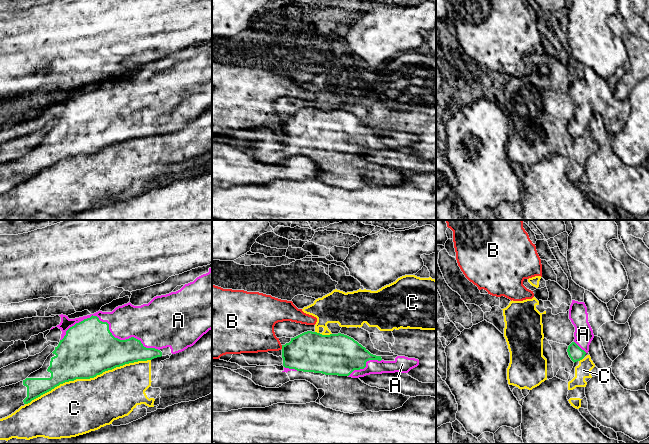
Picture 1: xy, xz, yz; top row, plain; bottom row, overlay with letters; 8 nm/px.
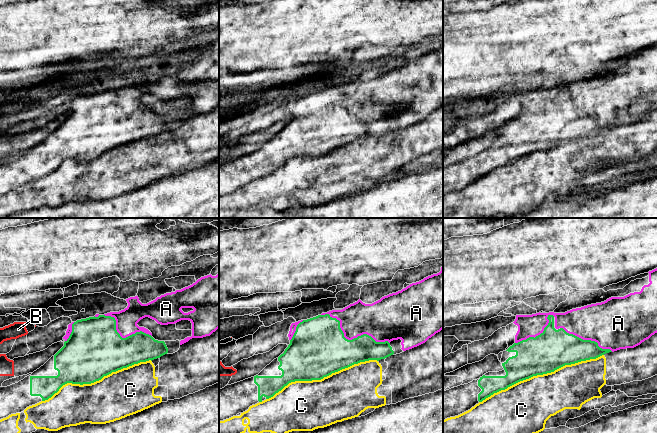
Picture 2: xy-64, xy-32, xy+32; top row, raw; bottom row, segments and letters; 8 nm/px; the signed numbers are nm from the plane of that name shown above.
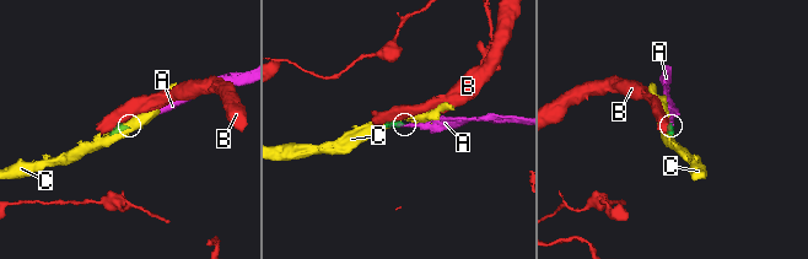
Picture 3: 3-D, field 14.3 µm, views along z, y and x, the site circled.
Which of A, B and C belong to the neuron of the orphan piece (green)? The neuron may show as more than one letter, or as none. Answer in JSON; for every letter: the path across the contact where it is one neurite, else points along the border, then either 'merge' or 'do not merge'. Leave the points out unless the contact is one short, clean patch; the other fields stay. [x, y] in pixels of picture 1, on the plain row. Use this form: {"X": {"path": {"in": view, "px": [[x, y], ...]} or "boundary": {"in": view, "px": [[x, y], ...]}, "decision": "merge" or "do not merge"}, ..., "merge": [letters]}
{"A": {"decision": "merge"}, "B": {"boundary": {"in": "xz", "px": [[281, 121], [282, 124]]}, "decision": "do not merge"}, "C": {"decision": "do not merge"}, "merge": ["A"]}

